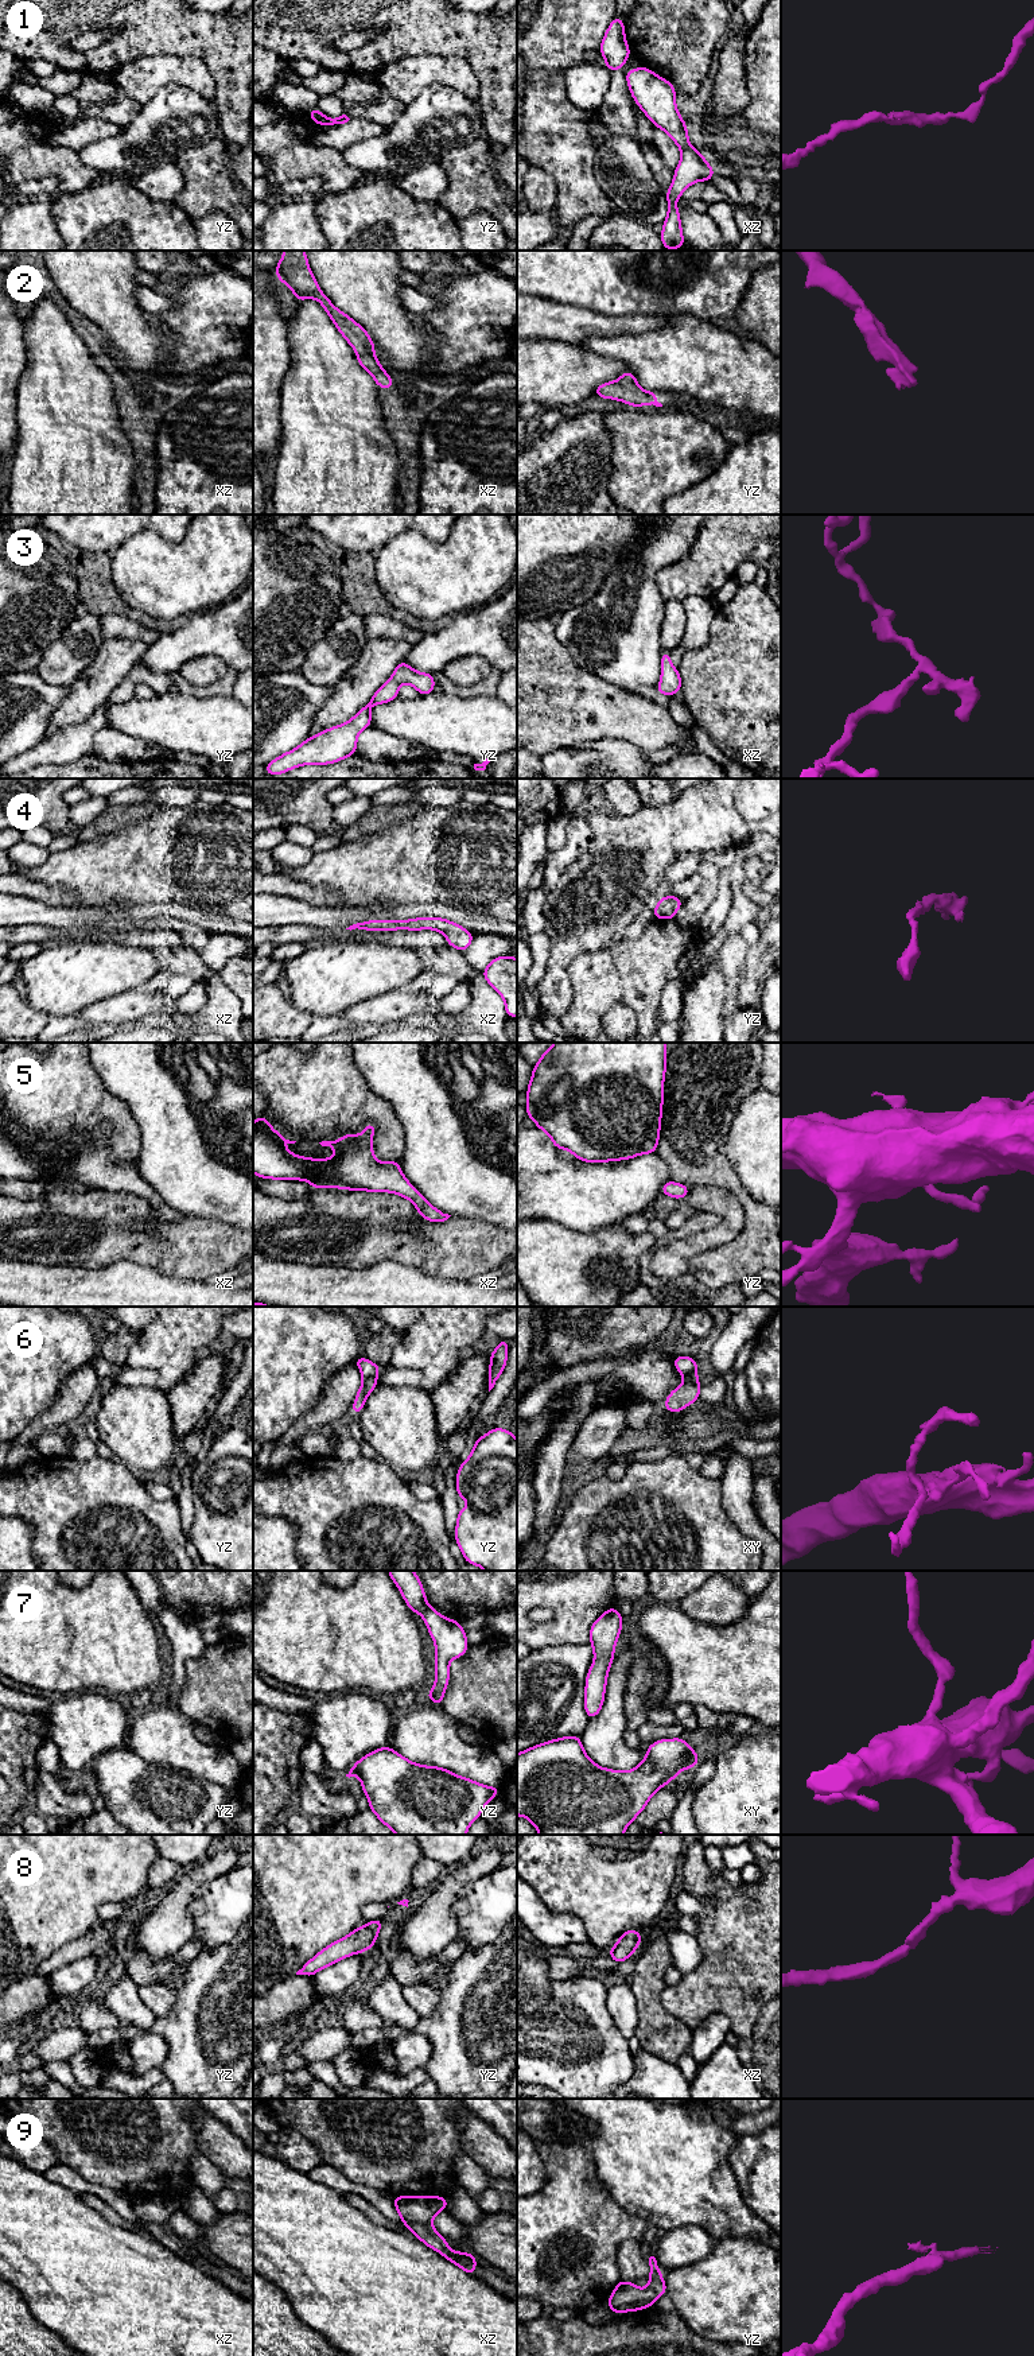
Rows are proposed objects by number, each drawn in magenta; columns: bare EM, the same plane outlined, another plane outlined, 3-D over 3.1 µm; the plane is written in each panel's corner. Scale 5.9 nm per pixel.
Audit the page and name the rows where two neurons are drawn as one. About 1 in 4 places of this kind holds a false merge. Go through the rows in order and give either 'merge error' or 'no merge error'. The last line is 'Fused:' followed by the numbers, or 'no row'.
1: merge error
2: no merge error
3: no merge error
4: no merge error
5: no merge error
6: no merge error
7: no merge error
8: no merge error
9: no merge error
Fused: 1

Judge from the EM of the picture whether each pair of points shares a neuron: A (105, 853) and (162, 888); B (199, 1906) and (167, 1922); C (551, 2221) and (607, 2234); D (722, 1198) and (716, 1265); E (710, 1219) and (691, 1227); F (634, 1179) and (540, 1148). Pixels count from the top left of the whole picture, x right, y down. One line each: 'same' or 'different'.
A: same
B: different
C: same
D: different
E: same
F: same

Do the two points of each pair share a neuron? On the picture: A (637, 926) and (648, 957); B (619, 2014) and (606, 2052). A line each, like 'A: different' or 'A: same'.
A: different
B: different

